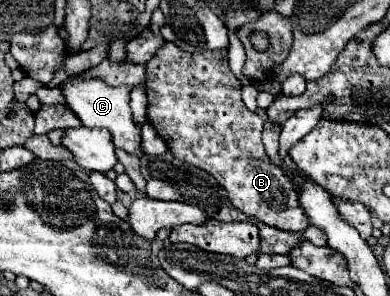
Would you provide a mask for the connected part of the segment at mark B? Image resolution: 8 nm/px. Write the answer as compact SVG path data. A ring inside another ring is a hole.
M165 42L161 50L147 62L145 74L145 94L149 100L147 120L157 130L157 134L167 142L169 152L179 160L203 168L211 174L225 190L235 208L245 216L257 218L267 226L275 226L289 232L301 232L309 226L309 220L301 212L297 192L289 176L275 166L265 154L261 142L263 118L257 112L247 110L241 100L241 82L229 70L227 50L205 50L202 53L183 52L173 42Z

